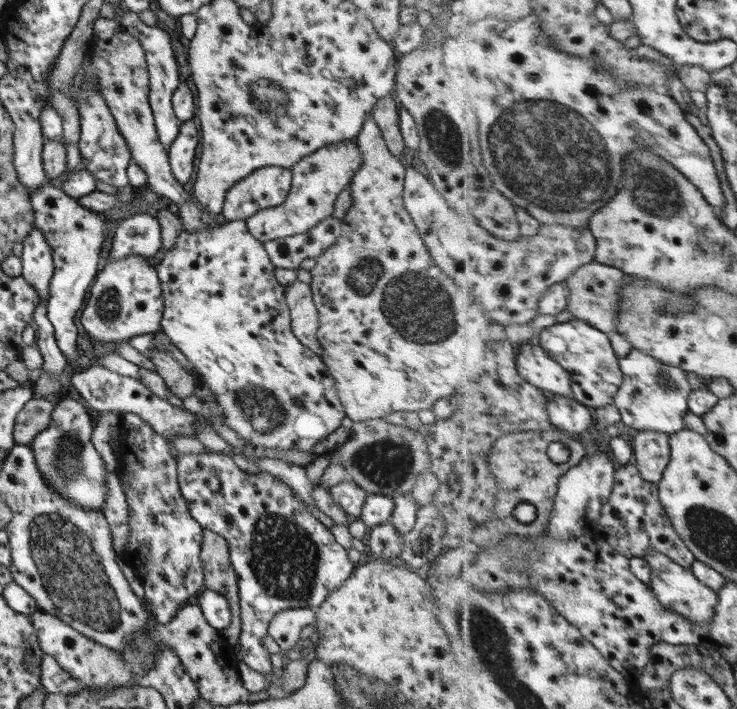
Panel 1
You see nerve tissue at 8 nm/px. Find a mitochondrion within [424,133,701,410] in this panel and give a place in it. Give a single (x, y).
(657, 194)

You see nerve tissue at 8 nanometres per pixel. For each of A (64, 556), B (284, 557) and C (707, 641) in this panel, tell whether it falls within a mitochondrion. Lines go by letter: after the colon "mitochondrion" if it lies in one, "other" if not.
A: mitochondrion
B: mitochondrion
C: other

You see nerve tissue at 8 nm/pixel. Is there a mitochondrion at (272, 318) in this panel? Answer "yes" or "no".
no

